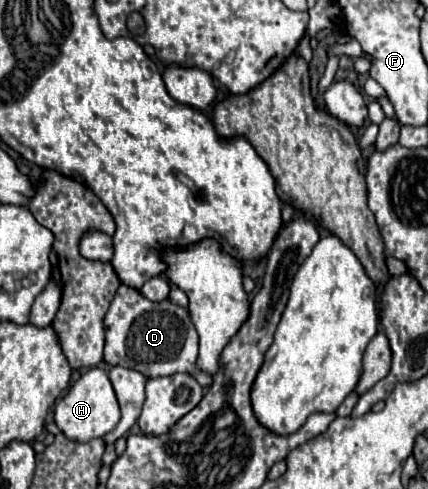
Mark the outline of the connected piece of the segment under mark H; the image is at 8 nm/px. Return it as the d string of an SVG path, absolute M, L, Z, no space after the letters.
M101 367L89 369L71 389L69 393L55 405L55 423L65 433L67 439L77 443L87 443L97 437L107 435L115 429L119 423L121 413L117 405L117 397L113 391L113 385L109 381L109 375Z

